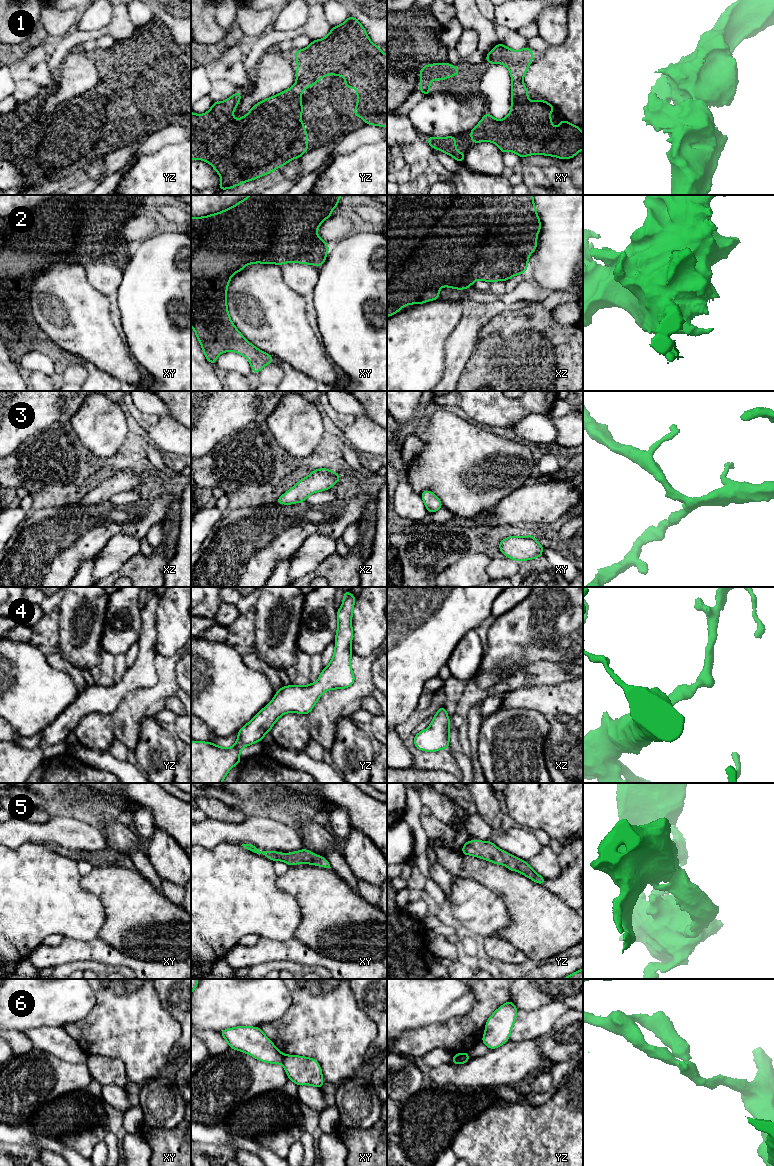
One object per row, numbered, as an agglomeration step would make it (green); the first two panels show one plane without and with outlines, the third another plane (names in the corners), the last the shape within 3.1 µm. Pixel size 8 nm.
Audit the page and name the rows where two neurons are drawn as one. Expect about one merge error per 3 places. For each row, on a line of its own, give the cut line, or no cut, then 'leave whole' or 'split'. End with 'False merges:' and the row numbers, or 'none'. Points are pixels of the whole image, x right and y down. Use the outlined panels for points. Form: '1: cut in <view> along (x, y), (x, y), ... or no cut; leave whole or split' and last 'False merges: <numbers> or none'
1: no cut; leave whole
2: no cut; leave whole
3: no cut; leave whole
4: no cut; leave whole
5: no cut; leave whole
6: cut in xy along (284, 1055), (281, 1063); split
False merges: 6

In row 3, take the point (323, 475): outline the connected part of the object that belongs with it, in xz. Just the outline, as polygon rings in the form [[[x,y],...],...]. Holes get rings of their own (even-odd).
[[[326,468],[313,470],[309,476],[300,480],[275,502],[286,505],[305,502],[310,494],[326,491],[339,480],[340,474],[337,472],[333,472]]]

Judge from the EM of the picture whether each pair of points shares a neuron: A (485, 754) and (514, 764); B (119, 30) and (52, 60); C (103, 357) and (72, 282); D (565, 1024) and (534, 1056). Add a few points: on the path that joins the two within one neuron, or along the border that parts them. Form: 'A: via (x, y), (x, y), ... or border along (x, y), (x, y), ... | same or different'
A: via (492, 754), (504, 754), (507, 757) | same
B: via (102, 31), (95, 35), (75, 37), (69, 43) | same
C: via (94, 338), (72, 313), (72, 301) | same
D: border along (532, 1040), (553, 1064) | different

